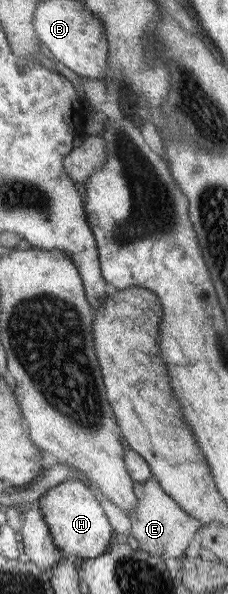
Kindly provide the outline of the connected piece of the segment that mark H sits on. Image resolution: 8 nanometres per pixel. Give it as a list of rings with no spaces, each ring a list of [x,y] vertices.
[[[66,479],[39,498],[39,511],[52,544],[65,556],[92,559],[104,554],[115,540],[113,529],[100,508],[99,500],[80,480]]]

